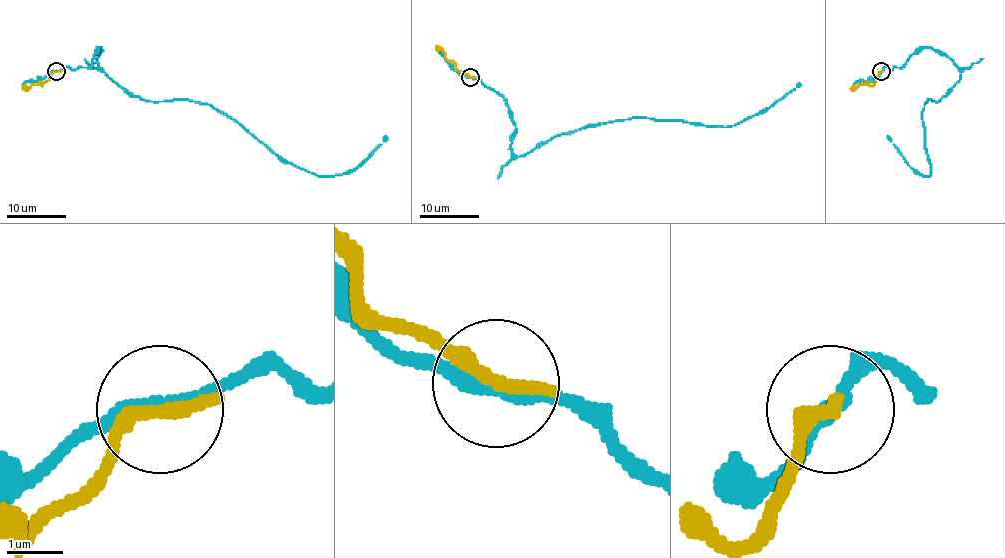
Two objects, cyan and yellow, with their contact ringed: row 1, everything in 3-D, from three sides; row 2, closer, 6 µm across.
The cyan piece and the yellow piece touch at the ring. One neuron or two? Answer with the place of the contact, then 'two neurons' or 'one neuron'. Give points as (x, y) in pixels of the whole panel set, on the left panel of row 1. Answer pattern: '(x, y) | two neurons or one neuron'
(56, 71) | two neurons

